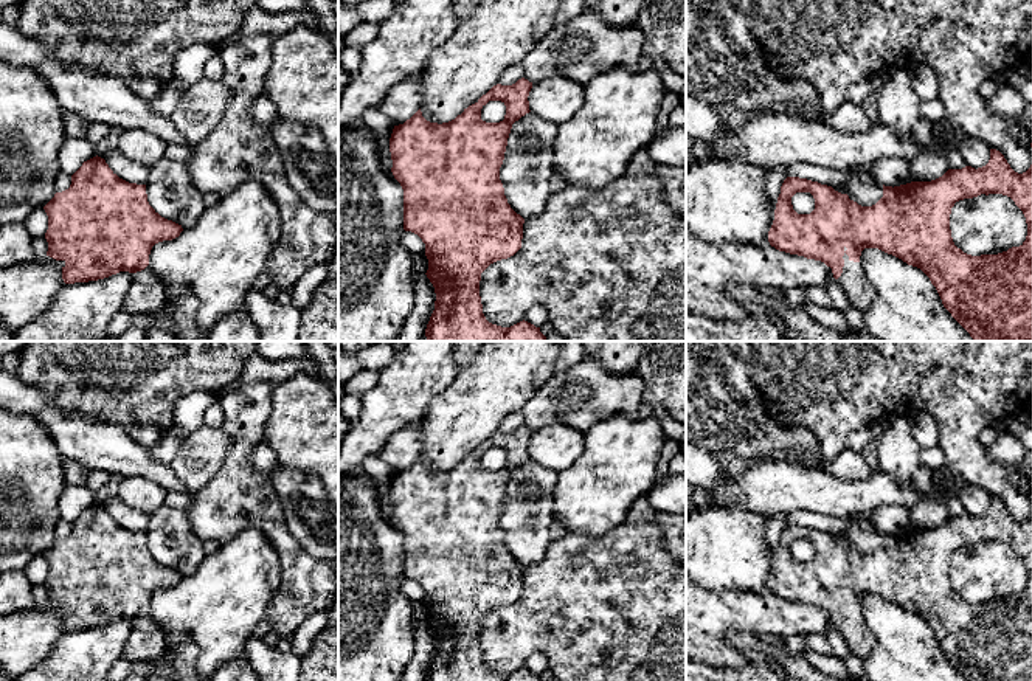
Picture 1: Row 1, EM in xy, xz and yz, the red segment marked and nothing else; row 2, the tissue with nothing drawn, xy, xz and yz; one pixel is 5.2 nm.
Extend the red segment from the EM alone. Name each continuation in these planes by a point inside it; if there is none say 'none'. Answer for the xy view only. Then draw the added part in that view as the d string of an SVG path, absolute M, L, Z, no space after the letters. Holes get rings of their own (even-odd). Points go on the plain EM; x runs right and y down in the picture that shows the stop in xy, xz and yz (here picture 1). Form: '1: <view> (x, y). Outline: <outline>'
1: xy (148, 639). Outline: M146 614L132 628L121 658L132 664L138 664L160 658L164 648L164 630L152 619L151 614Z

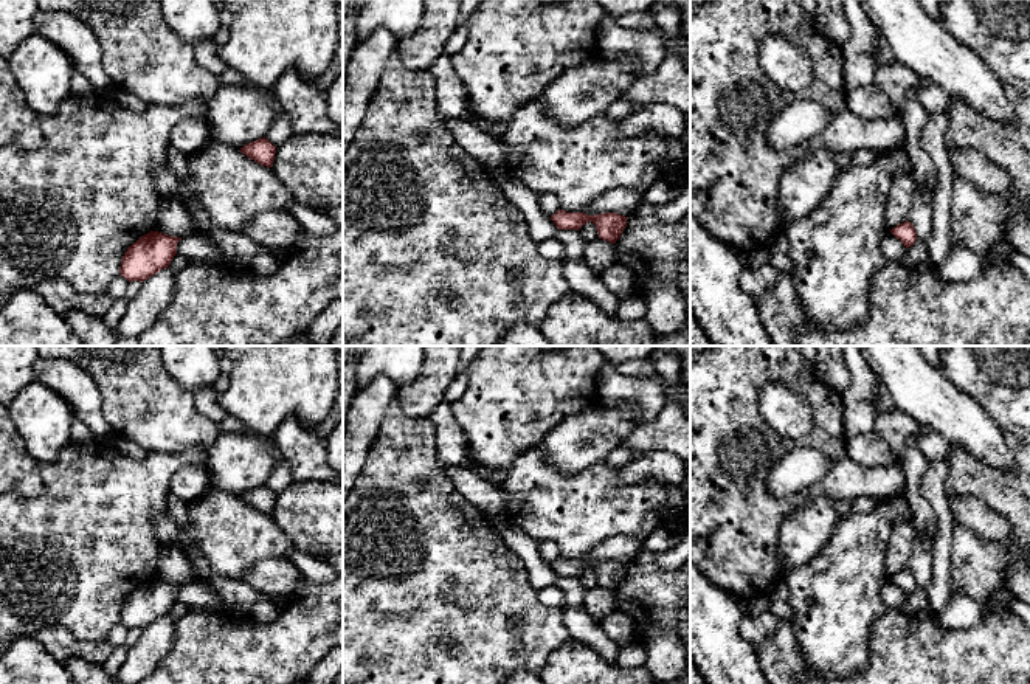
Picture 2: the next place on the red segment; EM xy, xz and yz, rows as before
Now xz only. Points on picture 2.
none

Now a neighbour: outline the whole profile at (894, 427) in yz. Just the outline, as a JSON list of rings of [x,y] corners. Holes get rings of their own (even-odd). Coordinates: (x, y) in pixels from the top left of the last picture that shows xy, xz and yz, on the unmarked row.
[[[893,408],[892,411],[875,413],[873,431],[890,447],[897,461],[907,445],[923,434],[921,427],[907,414]]]

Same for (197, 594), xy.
[[[200,579],[181,585],[177,591],[177,602],[192,610],[220,611],[223,608],[223,597]]]

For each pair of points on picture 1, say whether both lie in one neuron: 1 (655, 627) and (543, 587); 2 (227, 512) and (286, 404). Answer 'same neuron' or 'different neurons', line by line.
1: same neuron
2: different neurons

